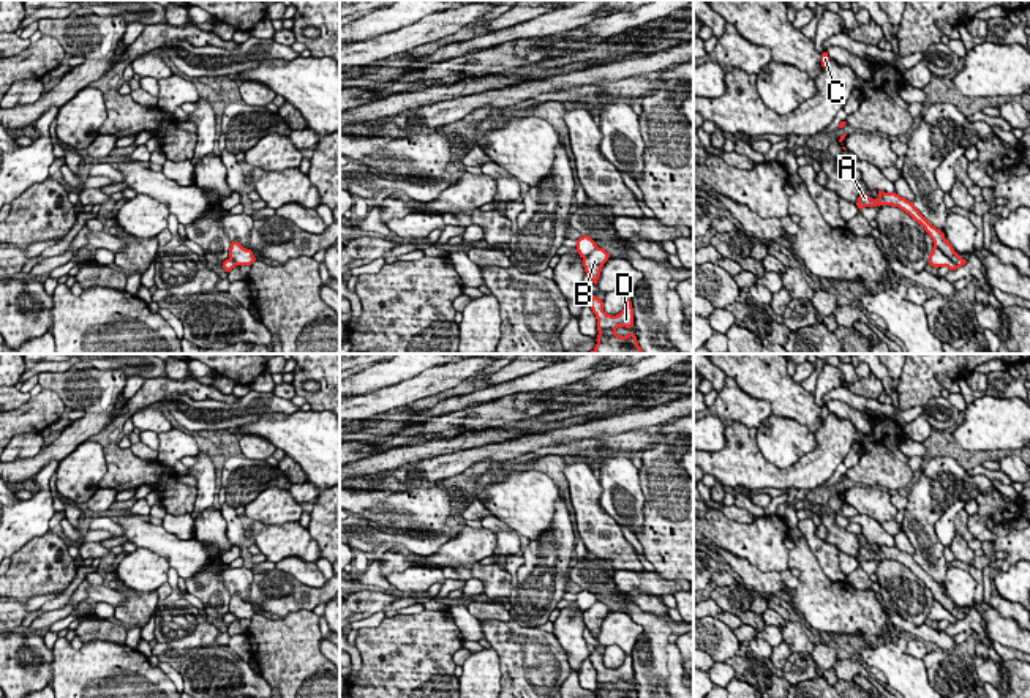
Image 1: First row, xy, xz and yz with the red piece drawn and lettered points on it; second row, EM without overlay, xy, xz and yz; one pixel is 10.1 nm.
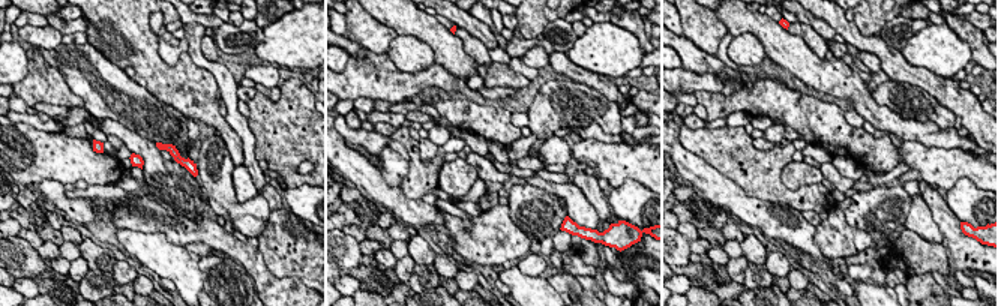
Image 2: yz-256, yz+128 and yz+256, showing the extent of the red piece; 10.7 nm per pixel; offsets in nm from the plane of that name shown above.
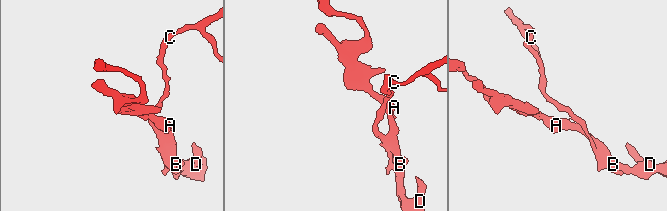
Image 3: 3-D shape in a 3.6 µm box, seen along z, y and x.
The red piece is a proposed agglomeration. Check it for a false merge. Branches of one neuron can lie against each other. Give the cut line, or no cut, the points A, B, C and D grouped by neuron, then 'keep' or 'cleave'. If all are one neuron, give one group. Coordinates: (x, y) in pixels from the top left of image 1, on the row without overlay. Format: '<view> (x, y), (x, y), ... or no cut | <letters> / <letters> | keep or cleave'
yz (934, 599), (959, 619) | A B D / C | cleave

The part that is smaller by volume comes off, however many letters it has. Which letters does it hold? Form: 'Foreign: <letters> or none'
Foreign: C

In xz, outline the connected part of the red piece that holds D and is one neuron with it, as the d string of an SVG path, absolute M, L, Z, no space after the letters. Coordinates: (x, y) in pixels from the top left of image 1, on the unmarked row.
M596 649L589 654L589 659L597 673L597 698L638 698L633 687L626 690L616 687L618 681L633 681L633 662L630 654L626 654L624 663L616 670L607 668L602 652Z

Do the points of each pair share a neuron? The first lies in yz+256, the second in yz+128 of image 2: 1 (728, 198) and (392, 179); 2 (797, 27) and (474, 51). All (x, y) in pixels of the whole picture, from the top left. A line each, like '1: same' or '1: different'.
1: different
2: same

